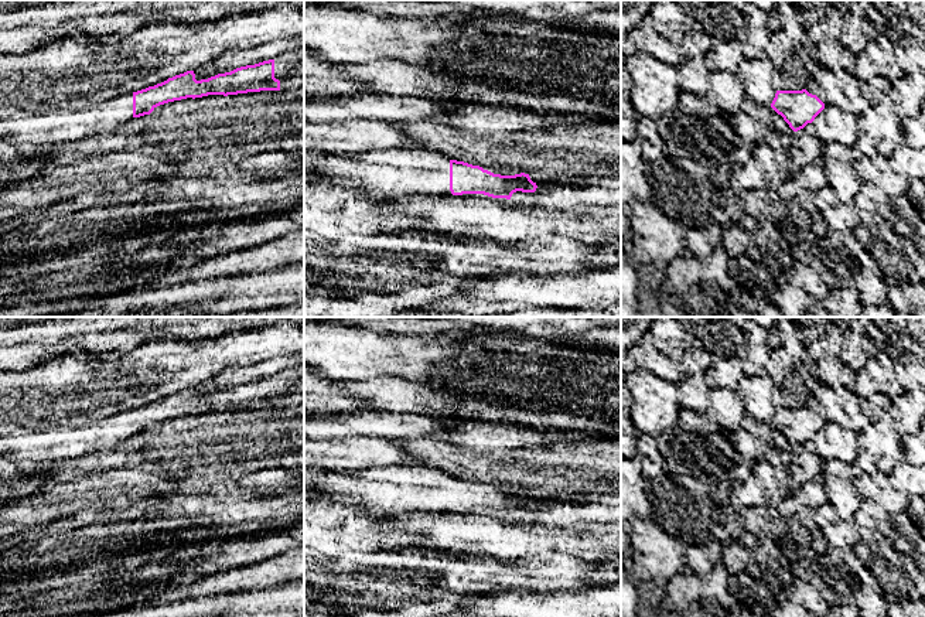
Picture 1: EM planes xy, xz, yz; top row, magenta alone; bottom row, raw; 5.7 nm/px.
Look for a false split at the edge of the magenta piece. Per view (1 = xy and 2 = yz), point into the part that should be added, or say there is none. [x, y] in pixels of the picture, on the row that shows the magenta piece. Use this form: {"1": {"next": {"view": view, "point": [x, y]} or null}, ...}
{"1": {"next": {"view": "xy", "point": [45, 128]}}, "2": {"next": null}}

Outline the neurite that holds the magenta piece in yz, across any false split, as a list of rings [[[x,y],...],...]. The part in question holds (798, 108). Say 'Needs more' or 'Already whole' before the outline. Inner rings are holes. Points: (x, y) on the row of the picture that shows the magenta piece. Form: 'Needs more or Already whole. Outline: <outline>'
Already whole. Outline: [[[806,89],[776,91],[771,108],[784,117],[793,132],[798,132],[815,120],[825,109],[825,103]]]

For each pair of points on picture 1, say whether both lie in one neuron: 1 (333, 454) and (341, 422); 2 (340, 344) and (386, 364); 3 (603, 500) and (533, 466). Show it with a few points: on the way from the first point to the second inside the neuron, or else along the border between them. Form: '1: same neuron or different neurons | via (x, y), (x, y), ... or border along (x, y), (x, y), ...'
1: different neurons | border along (371, 437), (318, 439)
2: same neuron | via (351, 353), (375, 354)
3: different neurons | border along (606, 491), (556, 496)

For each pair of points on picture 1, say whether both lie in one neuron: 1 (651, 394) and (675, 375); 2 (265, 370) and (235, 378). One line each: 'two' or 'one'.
1: two
2: one

